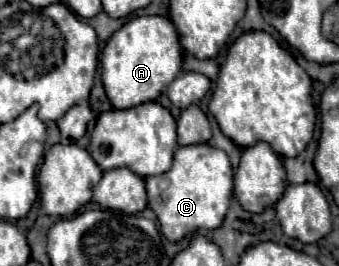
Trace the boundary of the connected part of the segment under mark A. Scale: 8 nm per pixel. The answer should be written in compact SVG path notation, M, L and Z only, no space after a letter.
M134 17L108 39L100 63L102 83L114 109L130 109L138 103L154 101L180 73L182 47L178 43L178 33L166 17Z

